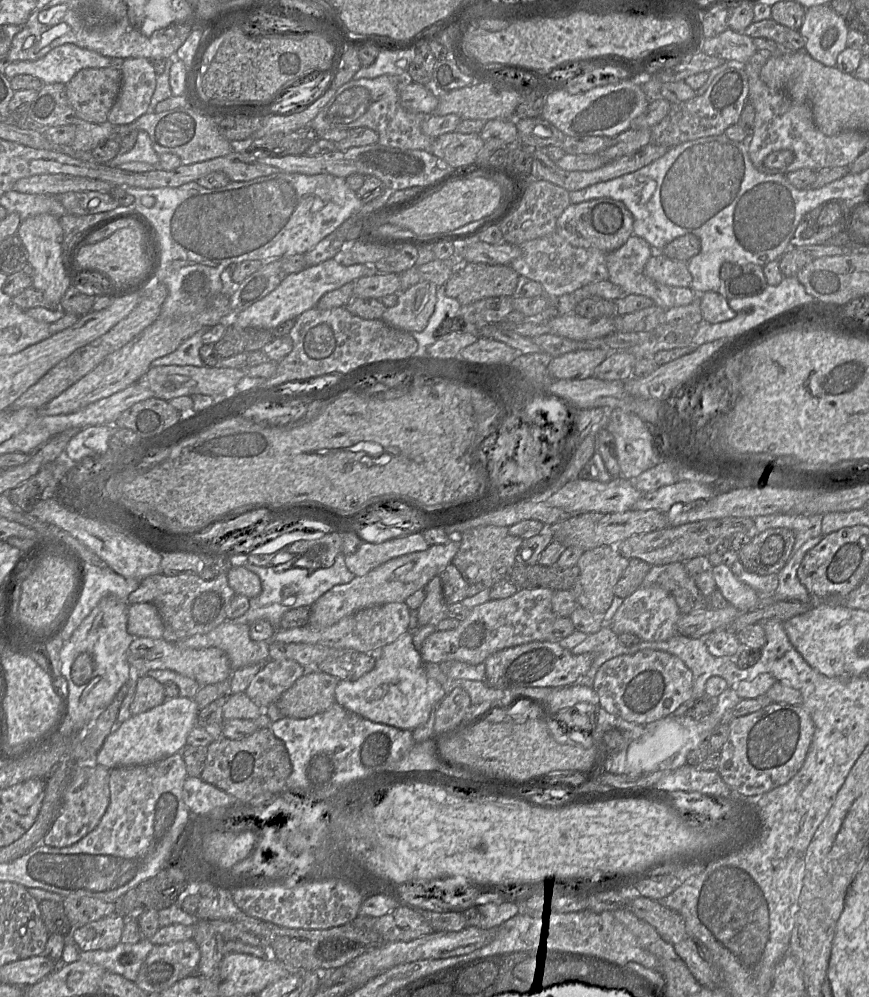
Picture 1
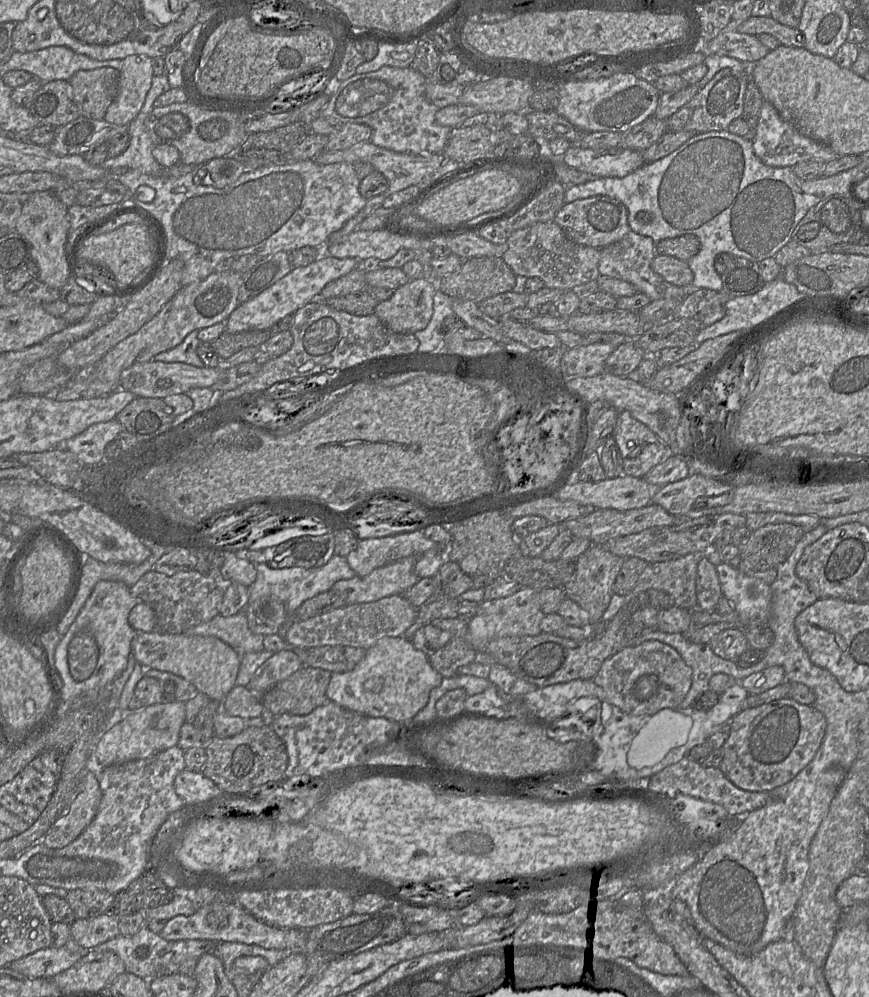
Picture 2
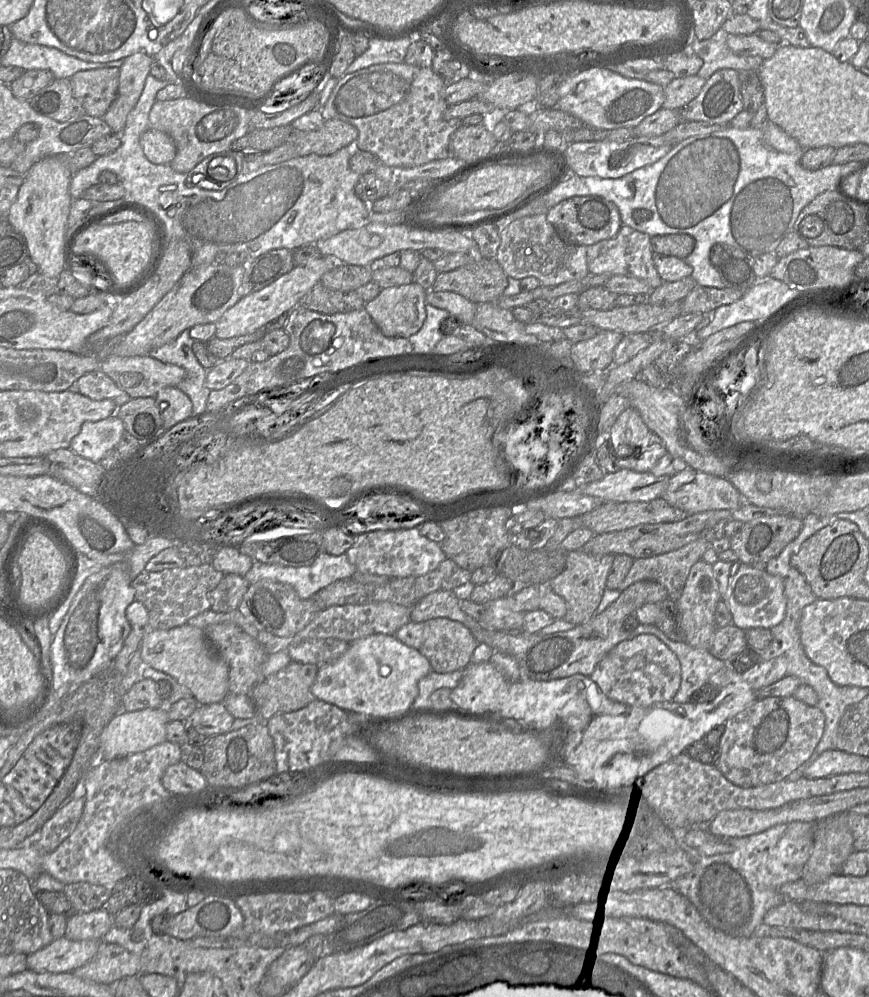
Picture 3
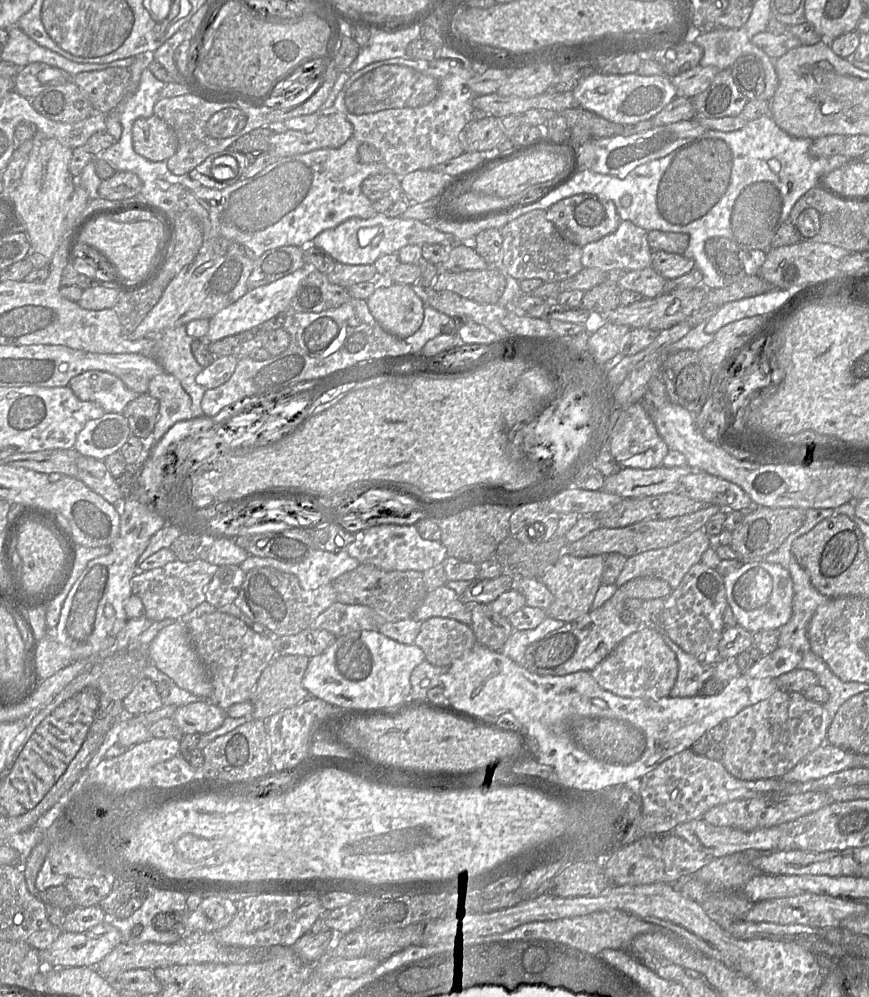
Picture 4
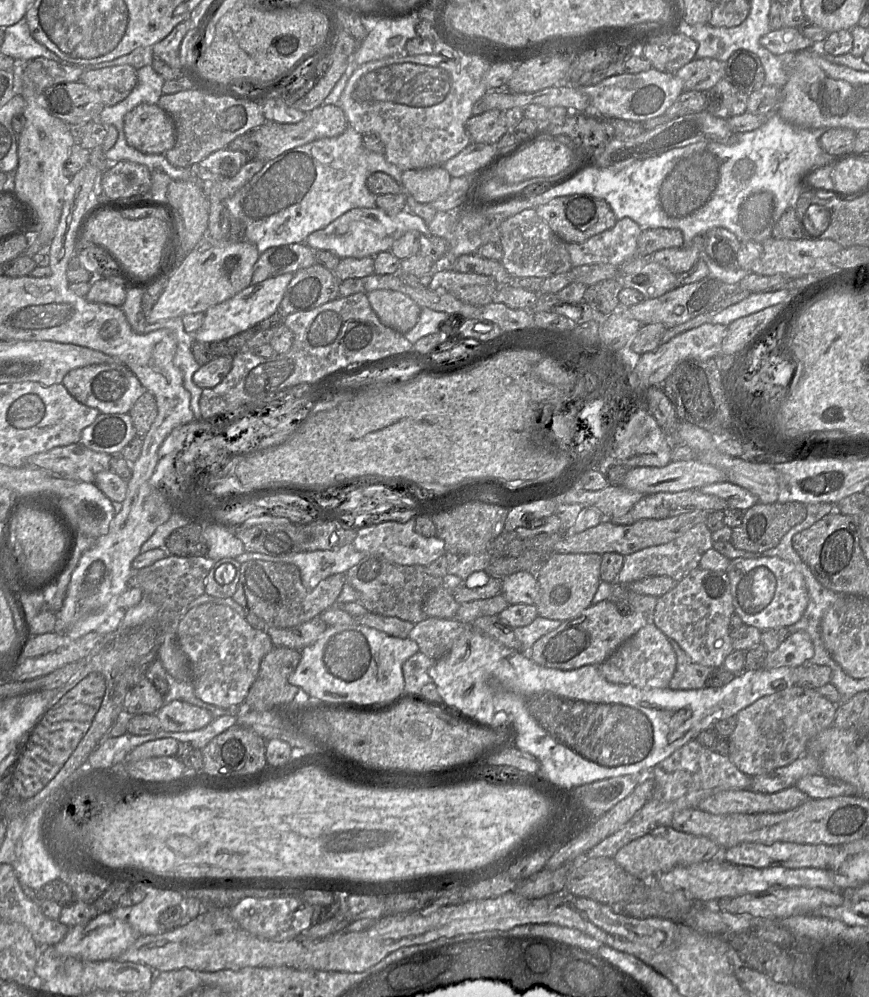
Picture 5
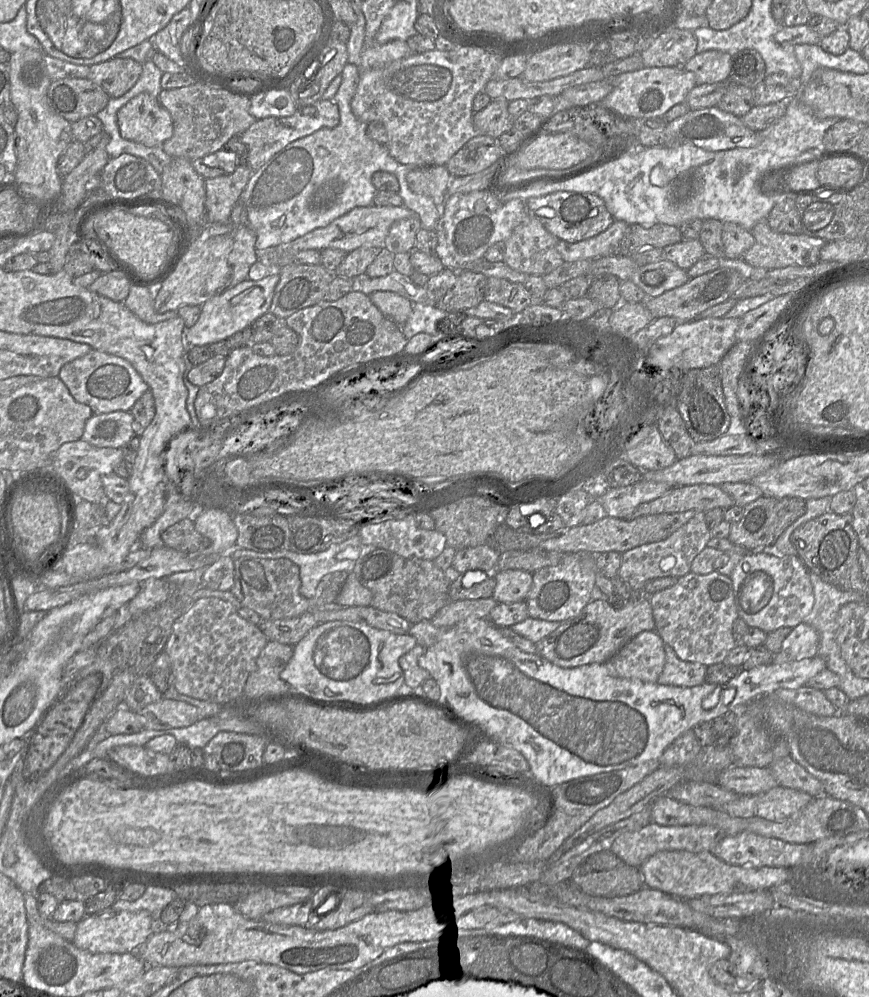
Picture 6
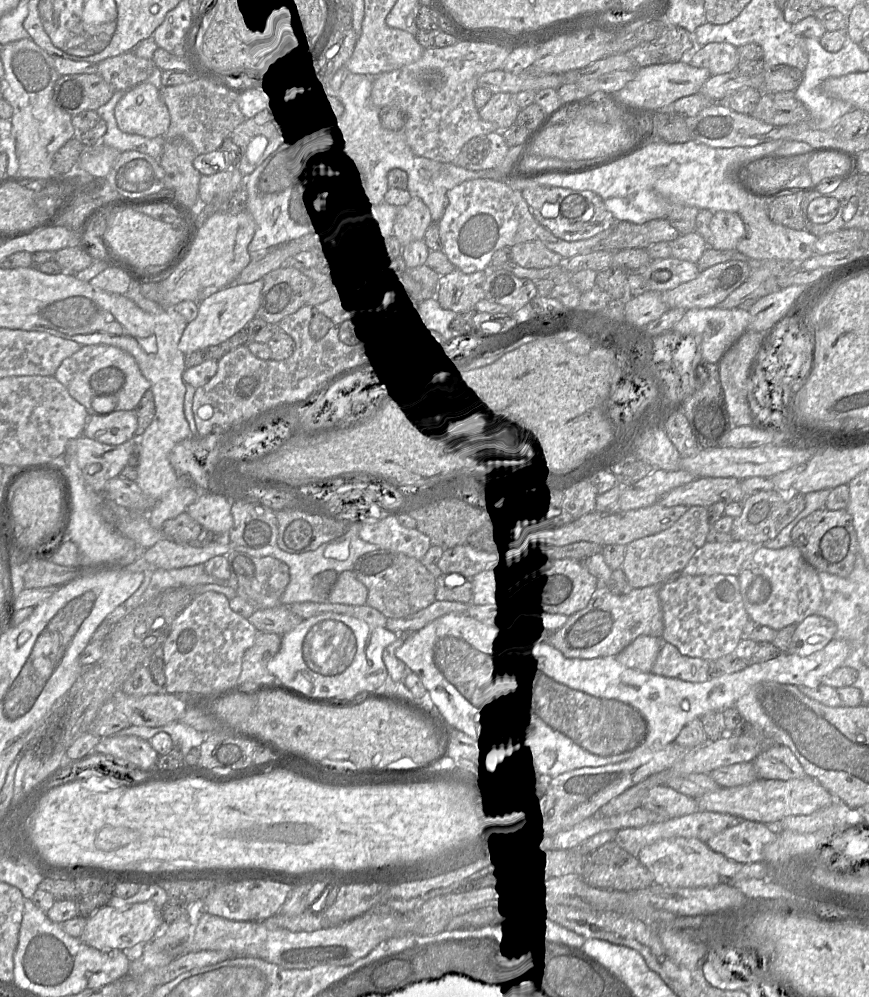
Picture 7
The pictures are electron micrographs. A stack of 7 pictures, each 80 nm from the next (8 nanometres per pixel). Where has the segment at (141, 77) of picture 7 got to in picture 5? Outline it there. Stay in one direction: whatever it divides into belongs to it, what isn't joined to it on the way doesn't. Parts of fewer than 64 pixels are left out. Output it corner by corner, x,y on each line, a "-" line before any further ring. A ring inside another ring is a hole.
129,64
84,70
80,81
97,92
105,106
125,99
137,84
137,69

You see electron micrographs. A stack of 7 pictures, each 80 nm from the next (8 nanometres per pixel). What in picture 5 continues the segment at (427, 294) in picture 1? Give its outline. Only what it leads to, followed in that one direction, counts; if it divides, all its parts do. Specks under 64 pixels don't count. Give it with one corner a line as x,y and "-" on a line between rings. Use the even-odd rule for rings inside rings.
375,289
367,292
367,297
380,321
401,334
405,334
418,322
421,307
400,291

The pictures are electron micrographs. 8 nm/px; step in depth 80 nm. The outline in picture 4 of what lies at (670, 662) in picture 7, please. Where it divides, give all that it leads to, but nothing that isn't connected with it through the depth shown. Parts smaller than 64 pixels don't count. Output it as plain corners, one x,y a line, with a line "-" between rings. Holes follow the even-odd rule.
664,632
662,637
678,660
677,678
669,695
672,697
698,695
703,685
714,676
716,664
702,664
694,656
683,651

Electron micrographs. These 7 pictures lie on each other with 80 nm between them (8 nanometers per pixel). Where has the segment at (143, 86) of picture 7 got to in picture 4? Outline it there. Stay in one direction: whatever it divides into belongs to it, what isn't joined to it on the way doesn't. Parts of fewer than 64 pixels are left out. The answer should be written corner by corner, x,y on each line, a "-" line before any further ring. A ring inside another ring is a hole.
154,114
135,120
132,143
136,153
153,162
167,161
178,147
173,129

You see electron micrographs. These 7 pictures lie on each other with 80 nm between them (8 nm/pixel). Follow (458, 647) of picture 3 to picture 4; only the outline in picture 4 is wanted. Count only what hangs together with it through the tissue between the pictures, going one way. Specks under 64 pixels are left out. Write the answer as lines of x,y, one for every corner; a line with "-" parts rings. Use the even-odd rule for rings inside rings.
443,617
423,621
414,641
425,653
426,660
437,667
449,667
476,643
469,625

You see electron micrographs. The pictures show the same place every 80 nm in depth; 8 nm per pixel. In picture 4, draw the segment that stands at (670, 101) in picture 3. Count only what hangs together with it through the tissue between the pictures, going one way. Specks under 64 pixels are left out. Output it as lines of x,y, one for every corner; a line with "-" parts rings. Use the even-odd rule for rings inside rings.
697,65
671,78
678,97
693,98
708,88
720,70
715,66

